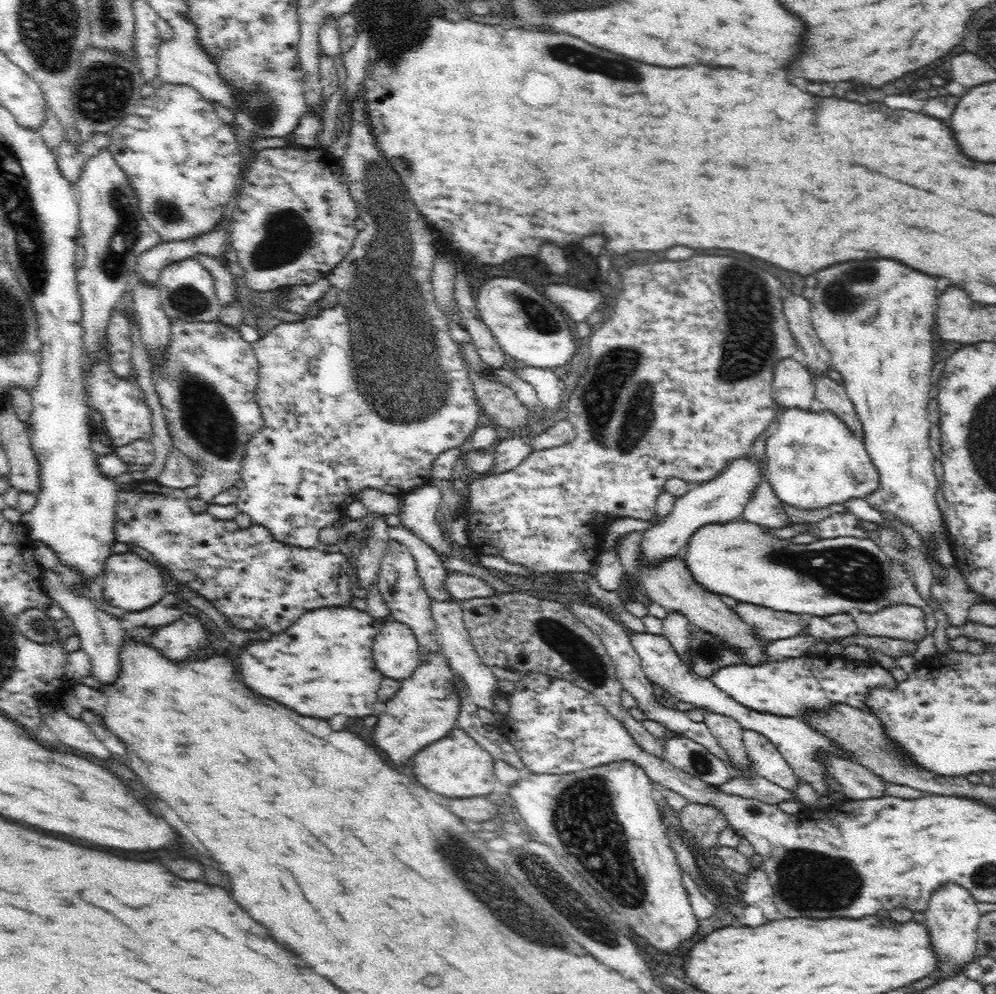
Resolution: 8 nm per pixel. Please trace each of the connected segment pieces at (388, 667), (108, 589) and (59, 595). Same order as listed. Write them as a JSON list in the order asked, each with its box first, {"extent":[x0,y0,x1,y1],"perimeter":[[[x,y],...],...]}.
[{"extent":[369,620,422,679],"perimeter":[[[396,620],[384,622],[369,648],[375,670],[389,679],[410,676],[422,664],[417,654],[418,643],[408,626]]]},{"extent":[102,552,167,610],"perimeter":[[[136,552],[106,557],[102,577],[102,584],[104,584],[102,592],[106,604],[117,606],[122,610],[146,610],[148,606],[156,604],[167,594],[167,577],[162,574],[162,570],[148,560],[144,560],[144,557],[140,557]]]},{"extent":[41,567,128,682],"perimeter":[[[41,567],[41,586],[44,592],[52,600],[56,601],[62,610],[66,611],[66,615],[72,620],[74,624],[76,635],[79,636],[81,642],[81,648],[86,654],[88,654],[91,662],[90,676],[96,676],[99,680],[104,682],[110,682],[116,678],[115,674],[118,673],[116,668],[116,662],[120,662],[120,648],[124,644],[124,628],[128,627],[128,624],[124,623],[120,618],[114,618],[114,616],[108,614],[108,612],[102,611],[94,605],[94,603],[85,597],[76,596],[72,590],[68,589],[68,586],[62,582],[61,575],[58,572],[50,571],[50,569],[44,569]]]}]

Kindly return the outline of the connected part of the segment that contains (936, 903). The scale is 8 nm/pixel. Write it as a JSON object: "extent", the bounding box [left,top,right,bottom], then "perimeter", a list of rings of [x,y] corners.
{"extent":[924,883,980,978],"perimeter":[[[946,883],[930,894],[926,906],[926,920],[924,925],[930,933],[930,943],[934,953],[942,960],[942,970],[938,972],[940,978],[952,978],[962,972],[963,967],[973,960],[976,952],[976,928],[980,922],[980,910],[976,906],[976,899],[968,890],[956,883]]]}

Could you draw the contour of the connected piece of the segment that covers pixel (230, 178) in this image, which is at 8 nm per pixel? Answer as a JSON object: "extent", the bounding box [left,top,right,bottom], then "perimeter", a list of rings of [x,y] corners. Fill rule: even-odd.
{"extent":[107,84,240,242],"perimeter":[[[167,84],[160,89],[156,89],[155,94],[142,101],[140,110],[135,111],[128,117],[121,121],[121,124],[112,128],[107,132],[110,139],[108,149],[112,152],[112,157],[115,158],[119,167],[123,169],[127,176],[130,186],[136,191],[138,199],[137,207],[145,222],[151,227],[158,235],[162,236],[162,240],[170,242],[170,240],[186,240],[186,238],[194,238],[198,234],[210,232],[214,230],[226,216],[226,206],[234,200],[234,192],[240,184],[240,151],[236,147],[236,139],[230,134],[229,128],[224,125],[219,110],[214,107],[214,104],[208,103],[194,88],[187,85],[174,85]]]}

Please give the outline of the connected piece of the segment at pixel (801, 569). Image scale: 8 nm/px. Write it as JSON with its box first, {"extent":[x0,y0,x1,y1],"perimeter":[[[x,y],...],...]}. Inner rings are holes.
{"extent":[682,521,928,617],"perimeter":[[[721,521],[705,523],[693,530],[685,542],[688,543],[688,556],[682,561],[694,583],[712,593],[780,612],[796,612],[800,616],[830,617],[852,614],[854,610],[880,612],[892,604],[911,604],[918,608],[928,606],[918,593],[914,580],[909,578],[909,568],[895,559],[891,560],[871,539],[836,536],[796,546],[790,540],[766,534],[764,524],[756,524],[755,521],[752,524],[734,522],[726,526],[718,526],[718,523]]]}

